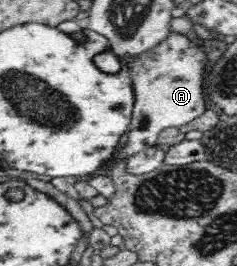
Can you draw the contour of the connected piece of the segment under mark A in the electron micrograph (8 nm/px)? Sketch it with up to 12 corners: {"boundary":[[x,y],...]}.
{"boundary":[[171,32],[128,64],[128,140],[100,172],[206,111],[206,55]]}

